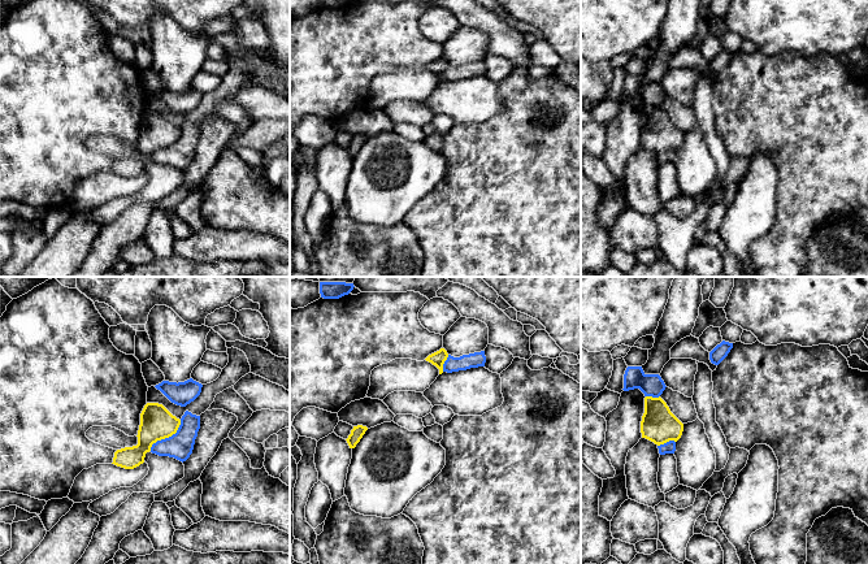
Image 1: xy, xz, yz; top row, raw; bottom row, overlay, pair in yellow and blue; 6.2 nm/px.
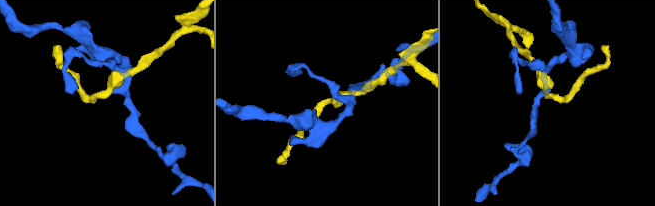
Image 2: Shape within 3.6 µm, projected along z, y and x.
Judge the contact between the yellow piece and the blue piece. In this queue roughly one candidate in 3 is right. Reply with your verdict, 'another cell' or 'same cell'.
another cell

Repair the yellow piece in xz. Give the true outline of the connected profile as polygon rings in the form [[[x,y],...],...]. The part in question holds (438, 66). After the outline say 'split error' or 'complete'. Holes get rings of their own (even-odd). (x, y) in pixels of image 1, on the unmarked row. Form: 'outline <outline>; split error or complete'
outline [[[440,57],[439,60],[429,64],[425,69],[435,74],[439,78],[439,83],[442,83],[443,73],[447,69],[447,66],[448,66],[447,60],[444,57]]]; complete

